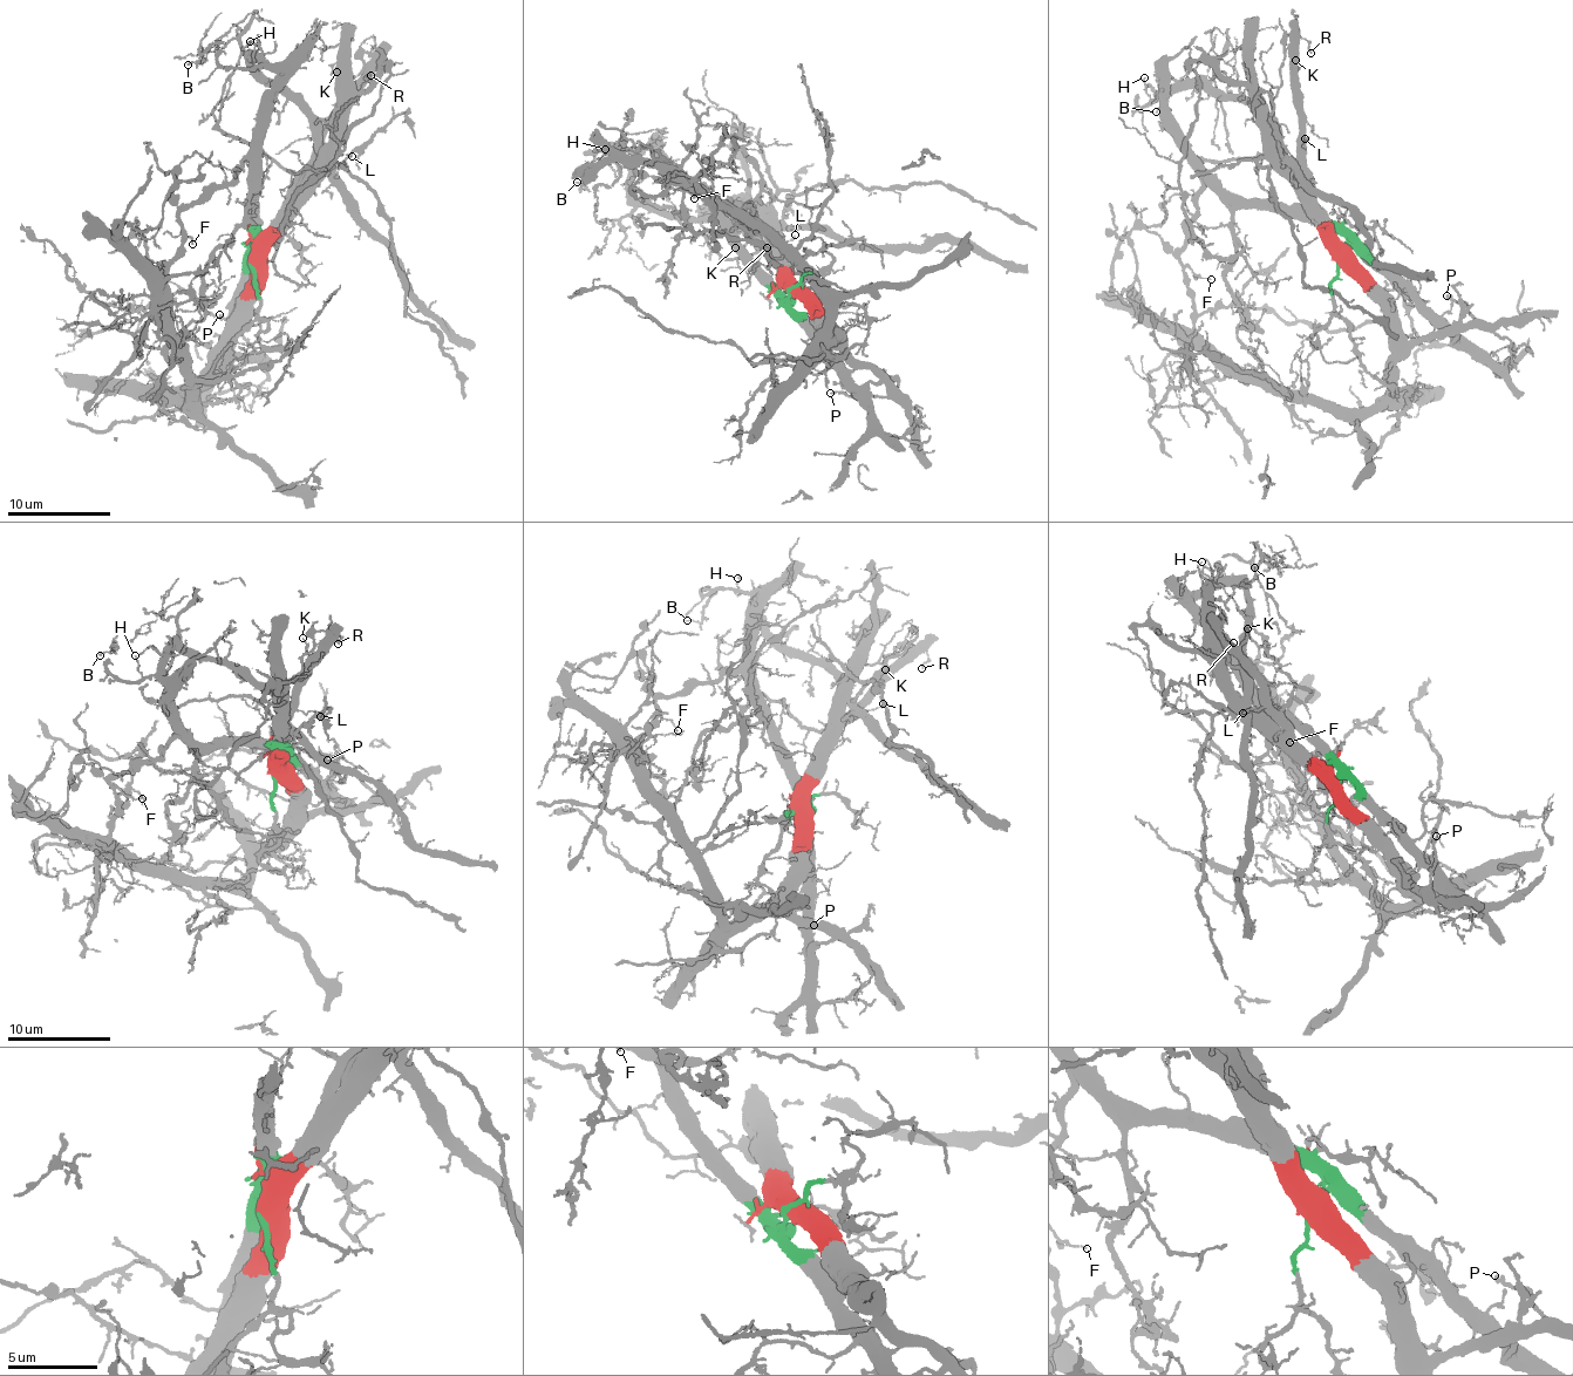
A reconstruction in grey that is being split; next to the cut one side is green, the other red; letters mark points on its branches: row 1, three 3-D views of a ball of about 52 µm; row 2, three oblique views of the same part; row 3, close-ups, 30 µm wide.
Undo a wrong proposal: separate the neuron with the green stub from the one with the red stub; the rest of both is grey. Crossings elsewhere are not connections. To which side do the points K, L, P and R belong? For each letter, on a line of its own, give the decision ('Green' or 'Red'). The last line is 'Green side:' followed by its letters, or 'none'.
K: Red
L: Red
P: Red
R: Red
Green side: none

